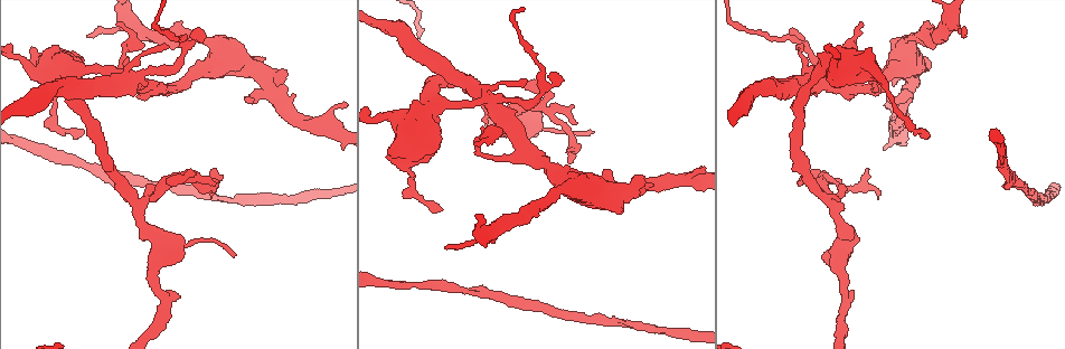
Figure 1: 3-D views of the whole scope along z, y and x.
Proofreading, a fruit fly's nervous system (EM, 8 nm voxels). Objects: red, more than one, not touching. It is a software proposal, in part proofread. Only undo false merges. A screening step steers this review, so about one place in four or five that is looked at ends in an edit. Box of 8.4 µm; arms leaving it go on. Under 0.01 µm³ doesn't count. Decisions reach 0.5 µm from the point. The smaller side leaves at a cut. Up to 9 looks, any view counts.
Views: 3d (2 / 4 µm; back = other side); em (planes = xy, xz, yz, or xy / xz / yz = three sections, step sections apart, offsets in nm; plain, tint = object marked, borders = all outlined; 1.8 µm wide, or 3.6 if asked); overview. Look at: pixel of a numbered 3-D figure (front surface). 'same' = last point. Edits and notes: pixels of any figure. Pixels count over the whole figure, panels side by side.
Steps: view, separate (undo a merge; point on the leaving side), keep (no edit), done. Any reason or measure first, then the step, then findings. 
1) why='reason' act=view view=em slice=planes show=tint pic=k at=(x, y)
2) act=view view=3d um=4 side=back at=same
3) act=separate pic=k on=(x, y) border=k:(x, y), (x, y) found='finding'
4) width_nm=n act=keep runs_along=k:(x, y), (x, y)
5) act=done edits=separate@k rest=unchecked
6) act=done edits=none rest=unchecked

why='three arms meet' act=view view=em slice=xz step=8 show=tint pic=1 at=(523, 154)

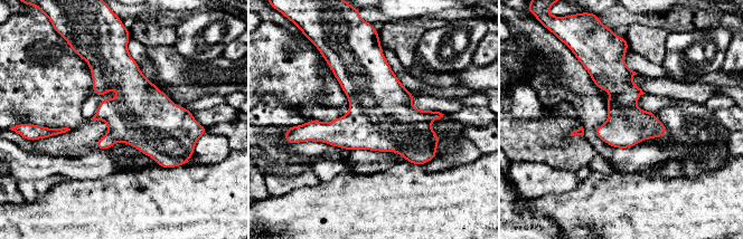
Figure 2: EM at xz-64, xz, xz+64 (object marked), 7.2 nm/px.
act=view view=em slice=planes show=tint at=same

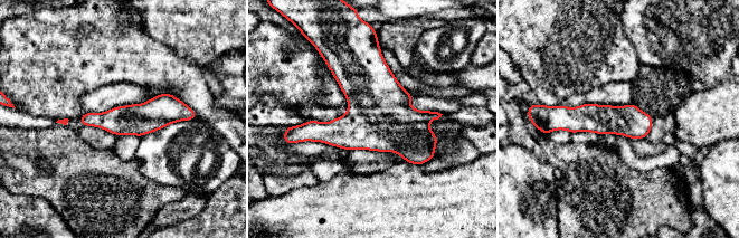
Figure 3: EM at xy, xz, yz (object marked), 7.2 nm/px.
act=keep runs_along=3:(189, 115), (83, 122) found='all the same cell'

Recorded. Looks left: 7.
why='abrupt turn' act=view view=3d um=2 pic=1 at=(540, 105)

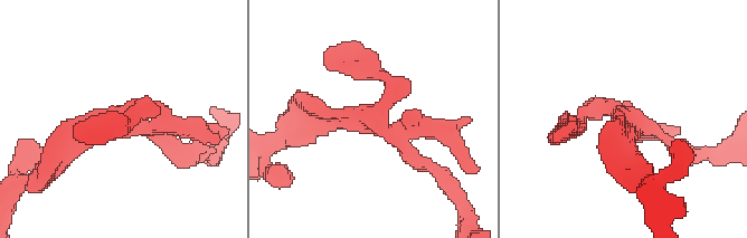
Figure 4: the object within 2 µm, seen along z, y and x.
act=view view=em slice=xz step=8 show=tint pic=4 at=(375, 118)

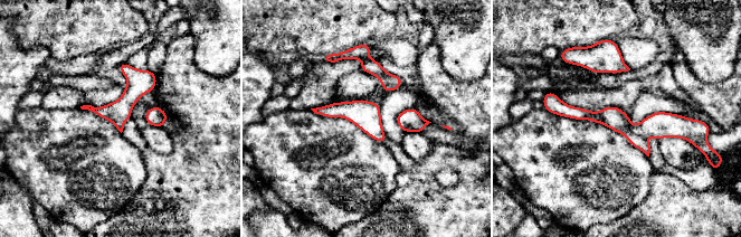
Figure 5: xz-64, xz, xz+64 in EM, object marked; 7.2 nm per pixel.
act=keep runs_along=5:(551, 108), (611, 116), (627, 129), (683, 126) found='all the same cell'

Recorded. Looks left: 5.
why='branch point' act=view view=3d um=4 pic=1 at=(622, 191)

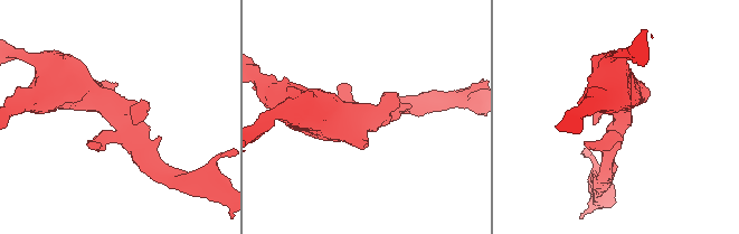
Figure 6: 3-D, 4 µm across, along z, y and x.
why='shape alone is not enough' act=view view=em slice=planes show=borders pic=6 at=(116, 111)

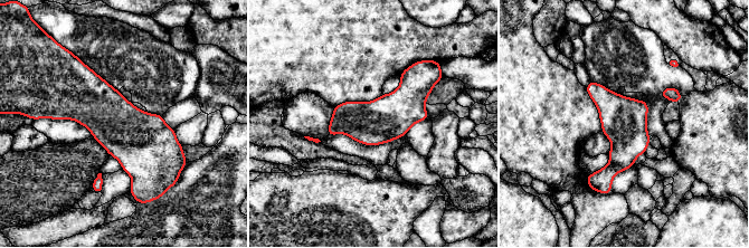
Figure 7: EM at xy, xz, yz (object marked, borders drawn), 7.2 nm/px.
act=keep found='all the same cell'

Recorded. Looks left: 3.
act=view view=3d um=4 pic=1 at=(183, 45)

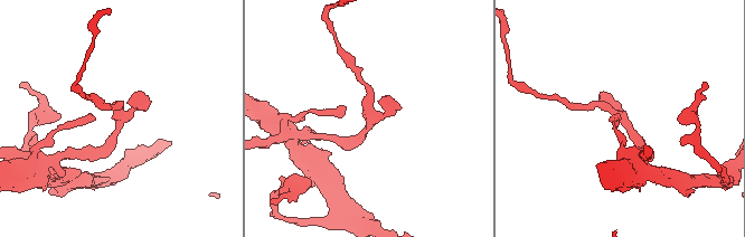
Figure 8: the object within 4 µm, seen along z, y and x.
why='need the tissue' act=view view=em slice=planes show=tint pic=8 at=(370, 117)

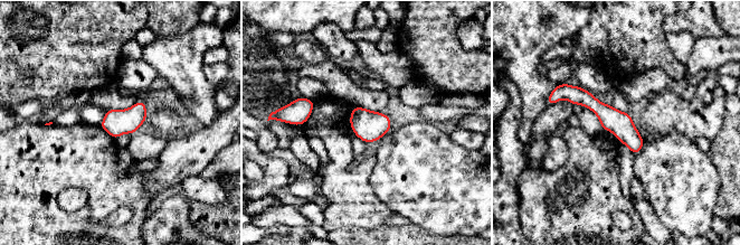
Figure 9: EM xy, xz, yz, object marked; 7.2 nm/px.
width_nm=180 act=keep found='continuous, no second cell'

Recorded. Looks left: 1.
act=done edits=none rest=unchecked

